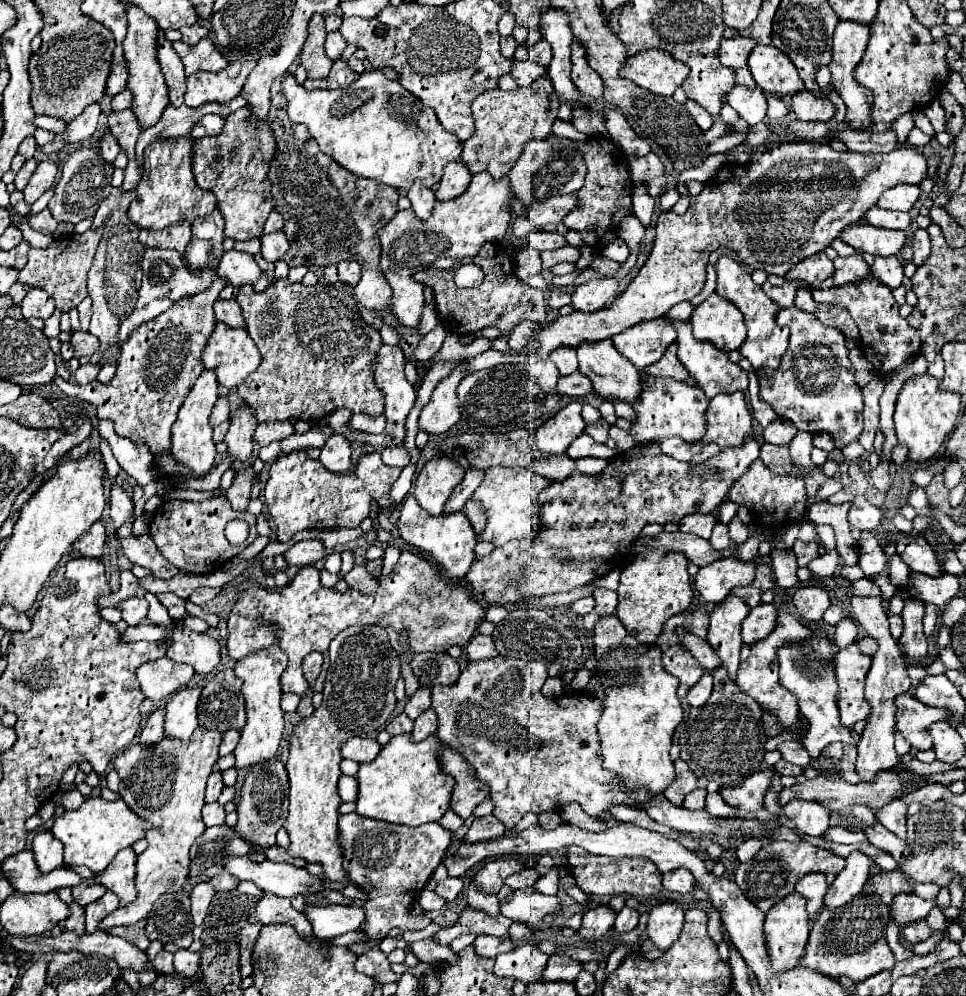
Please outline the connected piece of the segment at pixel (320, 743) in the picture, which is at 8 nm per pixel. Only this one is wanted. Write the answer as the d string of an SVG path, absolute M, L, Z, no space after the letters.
M351 626L337 634L331 640L329 646L329 670L327 670L327 680L323 688L323 702L321 706L305 720L301 720L291 736L291 750L289 750L289 760L287 760L287 772L289 772L289 816L283 828L287 830L291 838L289 854L299 856L305 862L317 862L323 866L323 878L329 882L343 882L348 877L348 872L343 870L343 848L339 842L339 804L341 798L337 794L337 782L341 776L339 762L343 760L341 748L343 744L351 738L362 734L375 736L377 729L381 728L389 716L395 710L395 682L399 680L399 654L389 646L387 632L379 626Z

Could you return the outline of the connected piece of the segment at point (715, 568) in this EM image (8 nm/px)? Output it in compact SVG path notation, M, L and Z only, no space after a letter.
M721 558L703 568L695 576L697 592L711 604L723 602L731 588L747 586L753 580L755 562L741 562L737 558Z

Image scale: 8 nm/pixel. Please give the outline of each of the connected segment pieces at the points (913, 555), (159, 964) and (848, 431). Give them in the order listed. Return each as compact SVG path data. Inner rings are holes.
M895 534L893 542L897 544L897 554L905 560L905 564L913 572L927 574L927 576L941 576L943 574L943 566L937 558L937 552L933 550L933 546L927 540Z
M165 949L157 954L153 960L153 964L155 964L155 970L157 970L157 972L161 970L161 972L169 974L169 972L173 972L173 970L175 970L175 968L173 968L173 954L171 954L171 952L167 952Z
M795 306L779 310L777 320L789 326L791 338L777 374L761 380L763 402L771 404L781 418L791 420L799 430L831 434L835 448L843 450L863 432L863 396L853 380L855 370L847 358L845 336Z

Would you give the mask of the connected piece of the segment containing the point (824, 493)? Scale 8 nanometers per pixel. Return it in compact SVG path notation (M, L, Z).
M829 478L821 488L819 488L819 494L817 494L817 498L815 500L823 500L823 498L829 498L831 494L835 494L835 492L839 492L843 486L841 486L841 482L835 482L833 478Z

